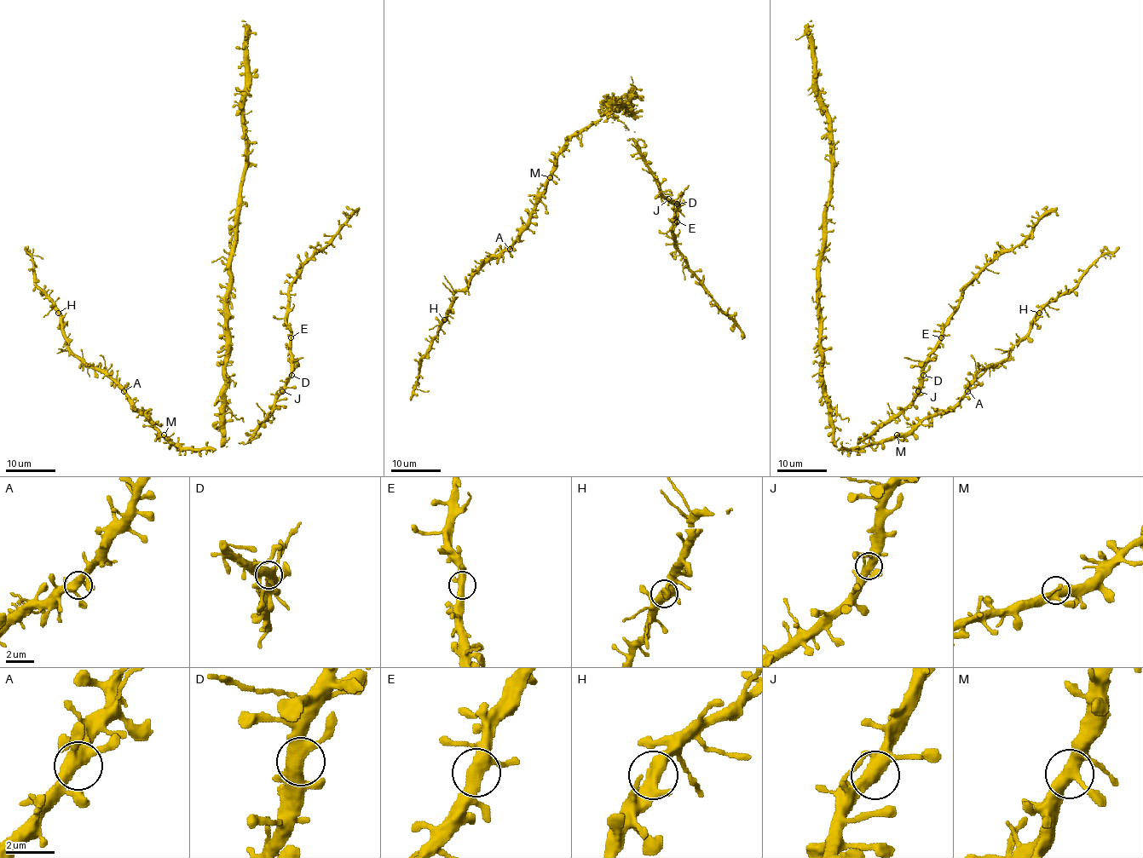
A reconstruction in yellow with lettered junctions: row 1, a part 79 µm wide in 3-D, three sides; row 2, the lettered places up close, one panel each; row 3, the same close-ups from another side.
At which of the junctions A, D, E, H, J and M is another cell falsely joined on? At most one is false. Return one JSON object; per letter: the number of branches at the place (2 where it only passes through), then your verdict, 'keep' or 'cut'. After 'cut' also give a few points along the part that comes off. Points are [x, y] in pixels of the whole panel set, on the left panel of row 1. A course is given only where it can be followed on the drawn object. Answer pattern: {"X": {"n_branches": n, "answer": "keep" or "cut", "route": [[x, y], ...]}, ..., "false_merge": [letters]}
{"A": {"n_branches": 4, "answer": "keep"}, "D": {"n_branches": 3, "answer": "keep"}, "E": {"n_branches": 4, "answer": "keep"}, "H": {"n_branches": 3, "answer": "keep"}, "J": {"n_branches": 3, "answer": "keep"}, "M": {"n_branches": 3, "answer": "keep"}, "false_merge": []}

